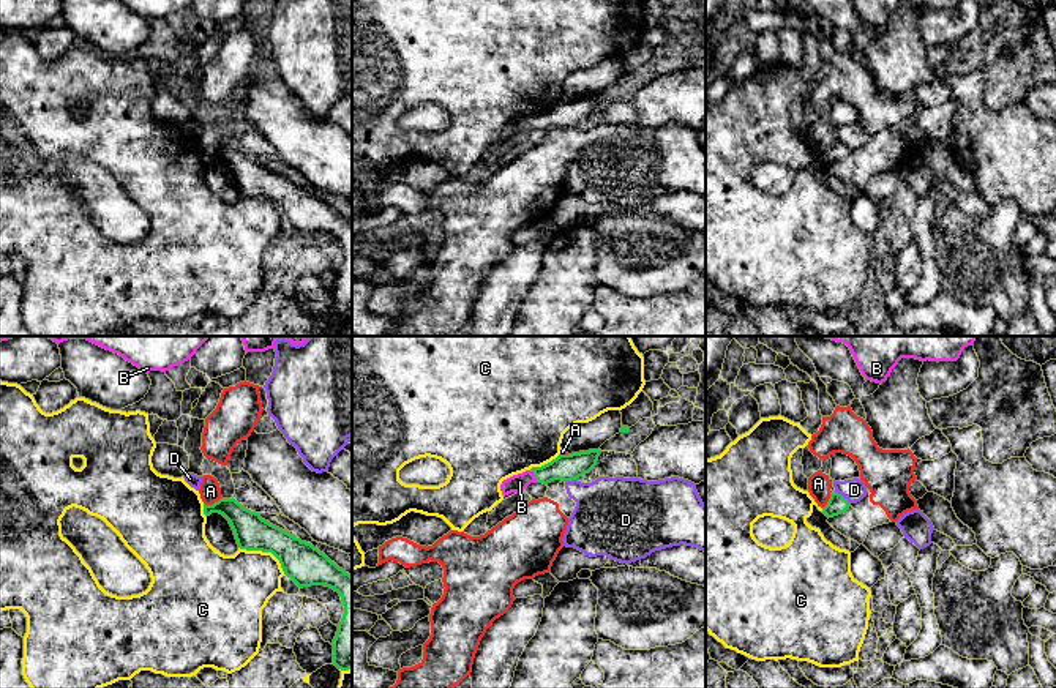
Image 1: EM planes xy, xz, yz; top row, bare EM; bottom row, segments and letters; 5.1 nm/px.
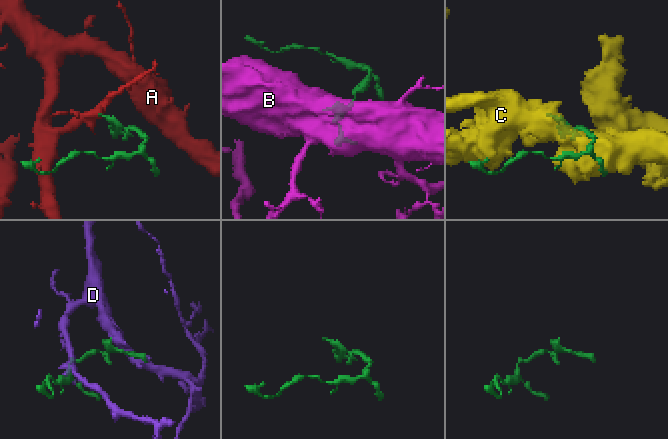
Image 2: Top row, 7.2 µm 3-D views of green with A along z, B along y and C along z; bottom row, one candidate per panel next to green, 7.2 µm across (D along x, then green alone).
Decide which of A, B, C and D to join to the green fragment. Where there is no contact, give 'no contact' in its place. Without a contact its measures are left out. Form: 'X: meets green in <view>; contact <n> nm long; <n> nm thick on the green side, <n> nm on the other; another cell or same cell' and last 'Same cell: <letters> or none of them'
A: meets green in xy; contact 100 nm long; 180 nm thick on the green side, 110 nm on the other; another cell
B: meets green in xz; contact 80 nm long; 140 nm thick on the green side, 90 nm on the other; same cell
C: meets green in xy; contact 280 nm long; 200 nm thick on the green side, 360 nm on the other; another cell
D: meets green in yz; contact 100 nm long; 100 nm thick on the green side, 120 nm on the other; another cell
Same cell: B

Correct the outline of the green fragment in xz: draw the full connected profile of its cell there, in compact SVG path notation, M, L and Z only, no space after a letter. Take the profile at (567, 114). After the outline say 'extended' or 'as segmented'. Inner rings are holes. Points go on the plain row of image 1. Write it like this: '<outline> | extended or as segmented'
M601 96L559 101L541 114L532 114L502 128L502 142L524 137L530 129L548 131L554 126L573 128L595 115Z | extended

